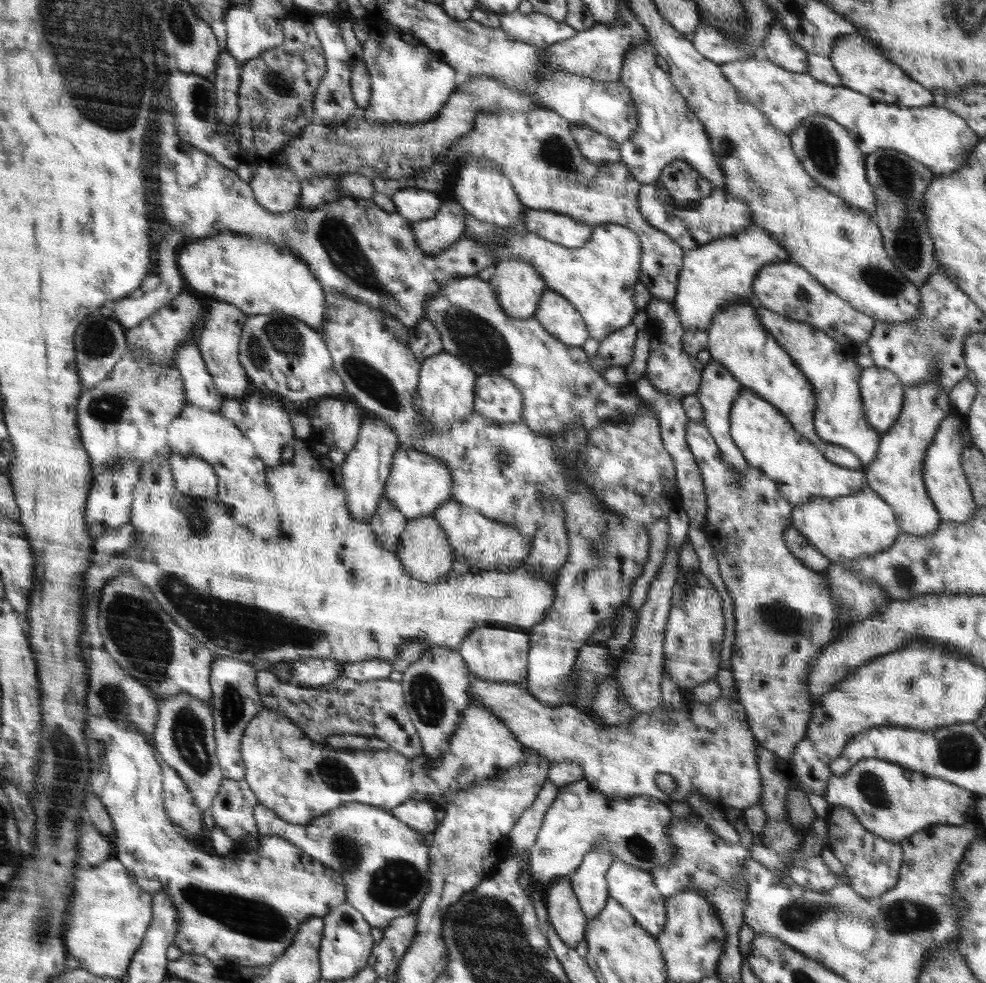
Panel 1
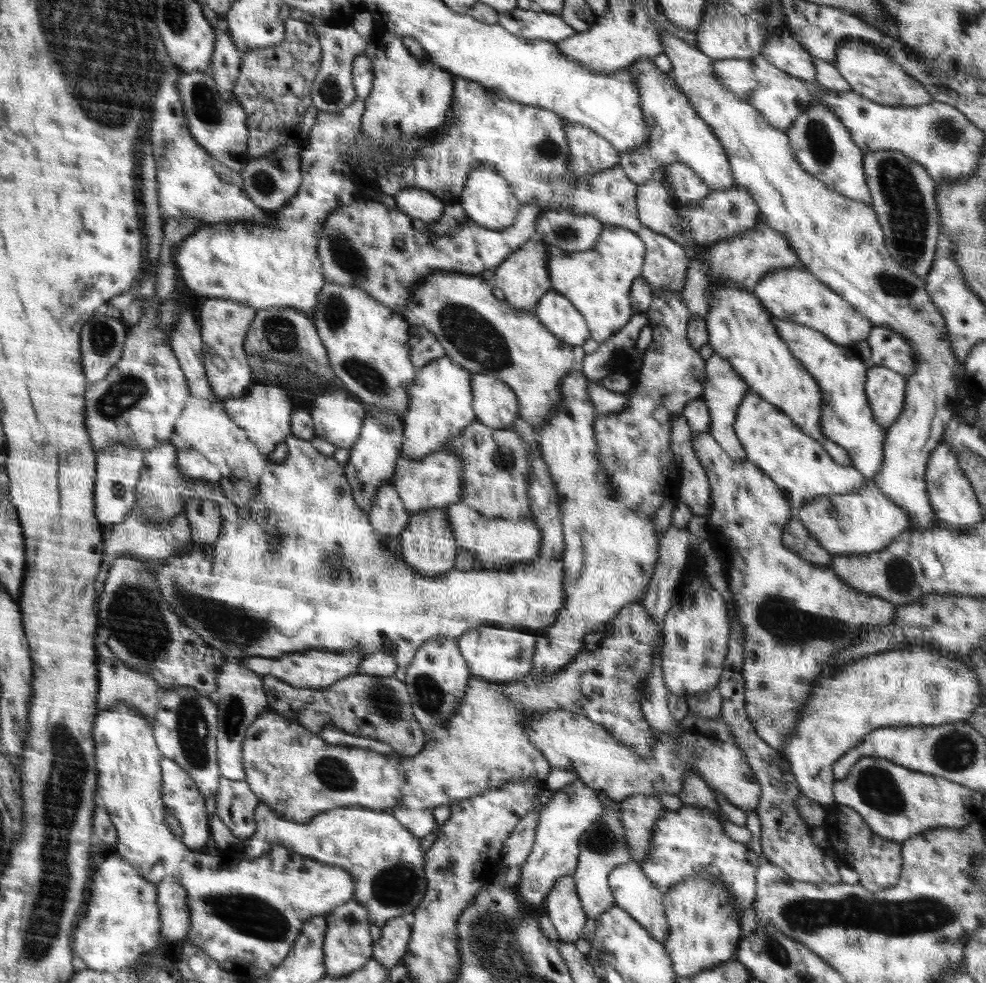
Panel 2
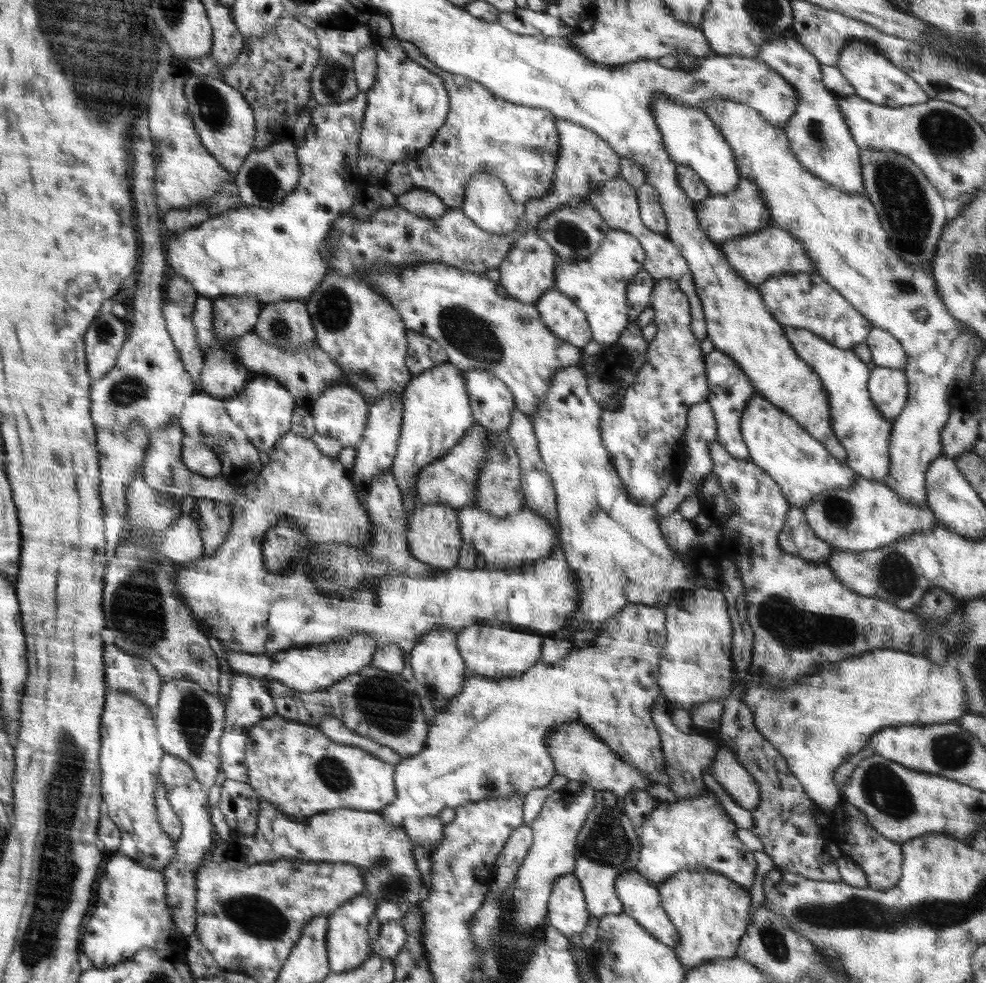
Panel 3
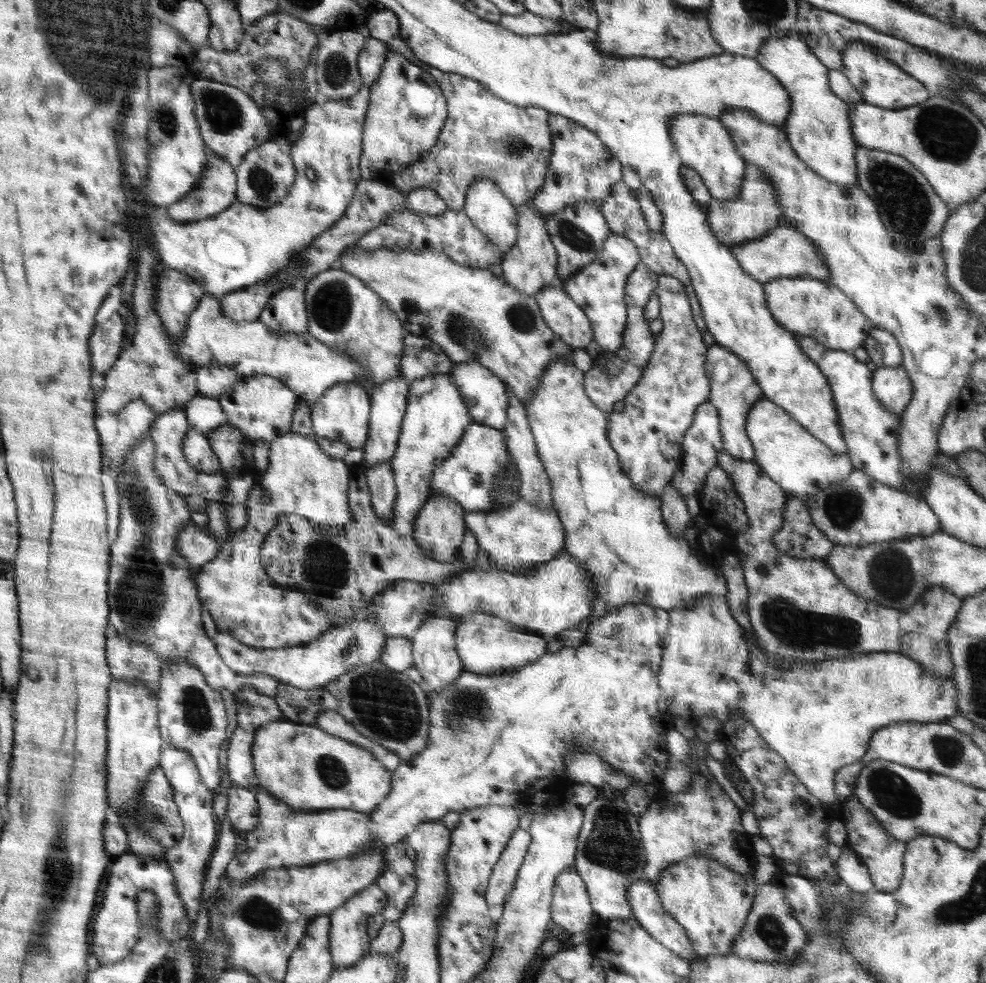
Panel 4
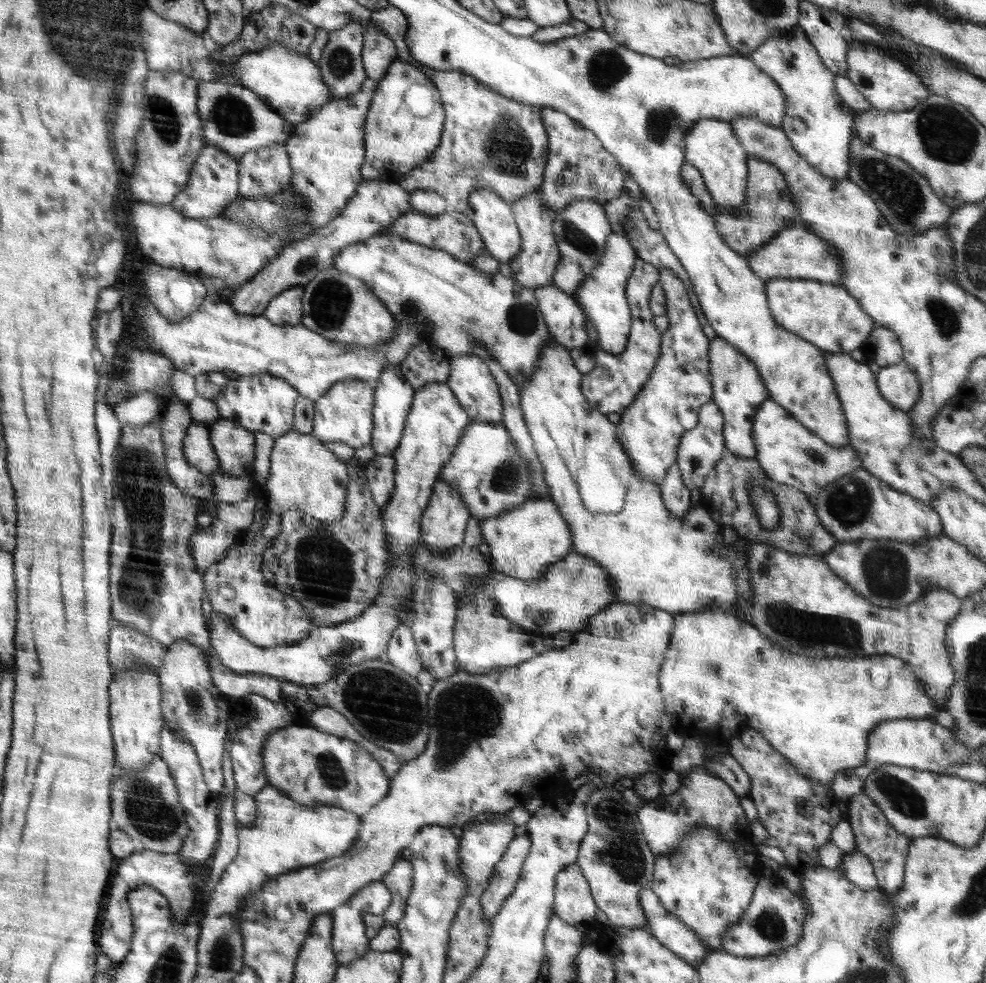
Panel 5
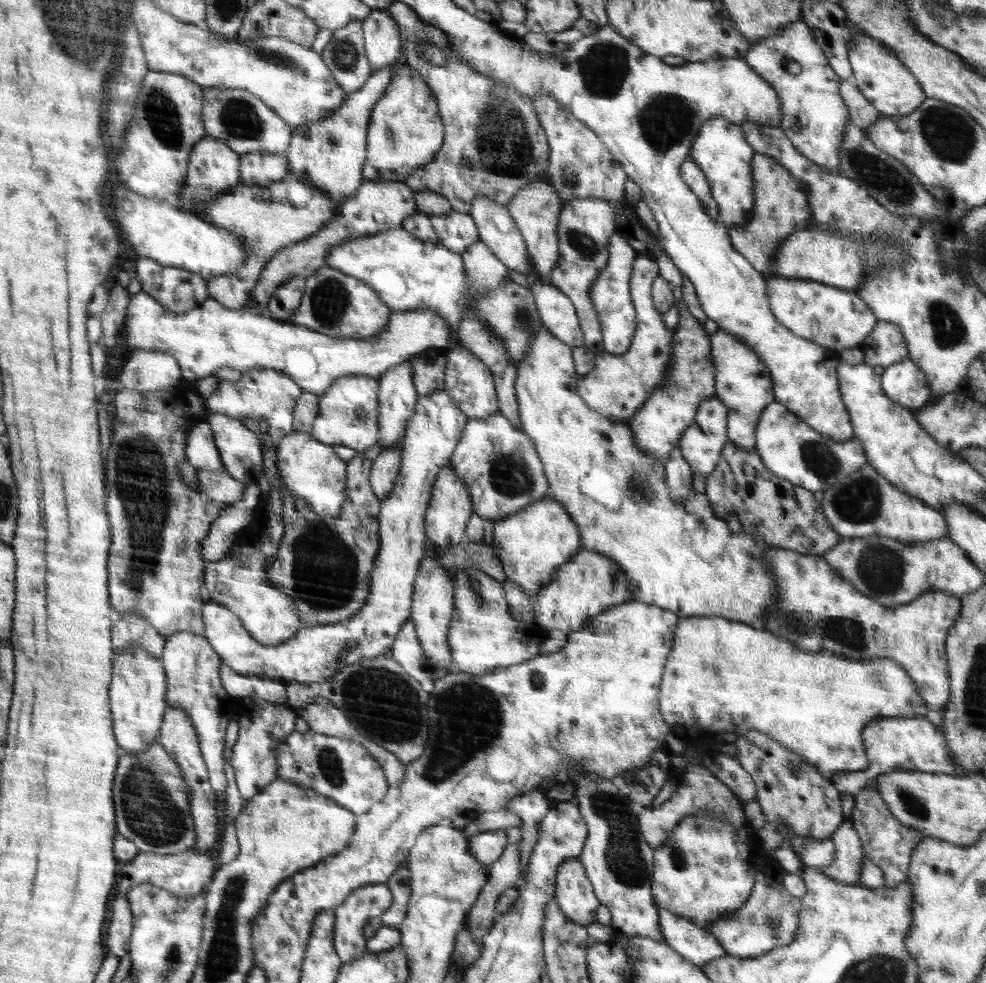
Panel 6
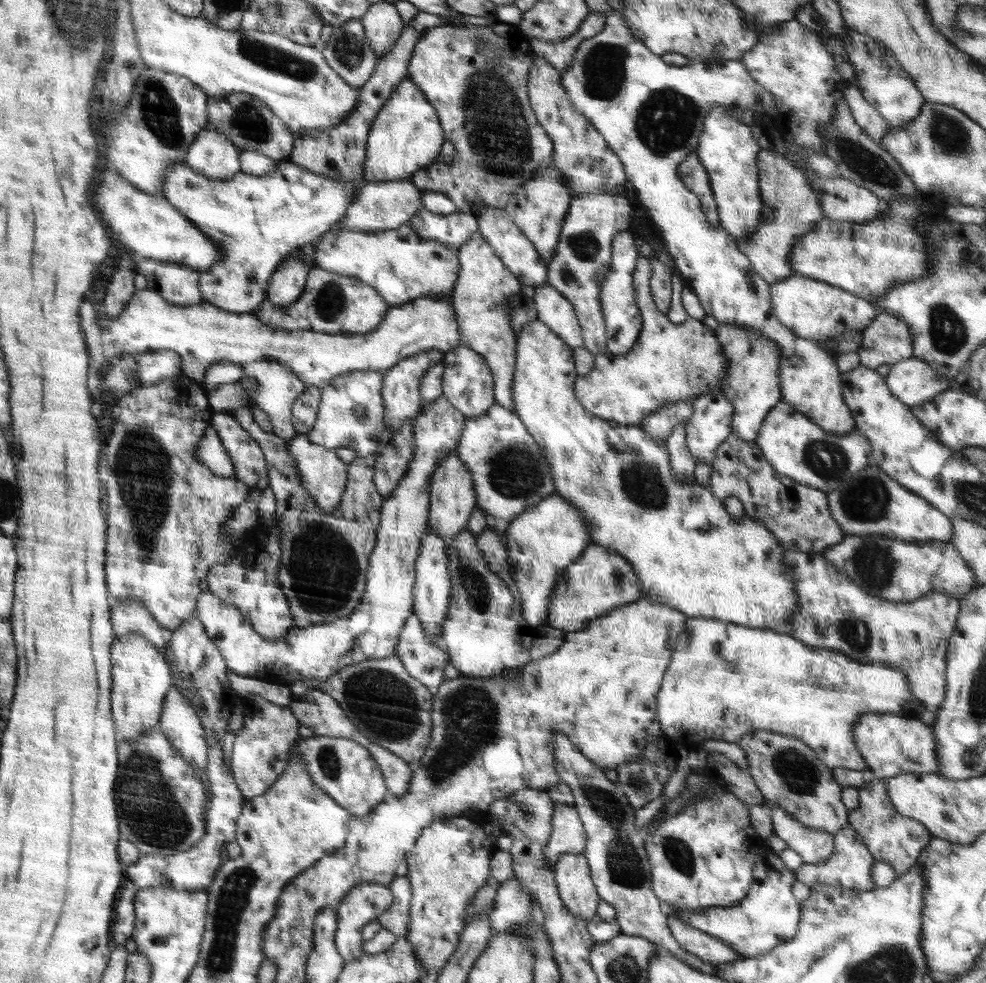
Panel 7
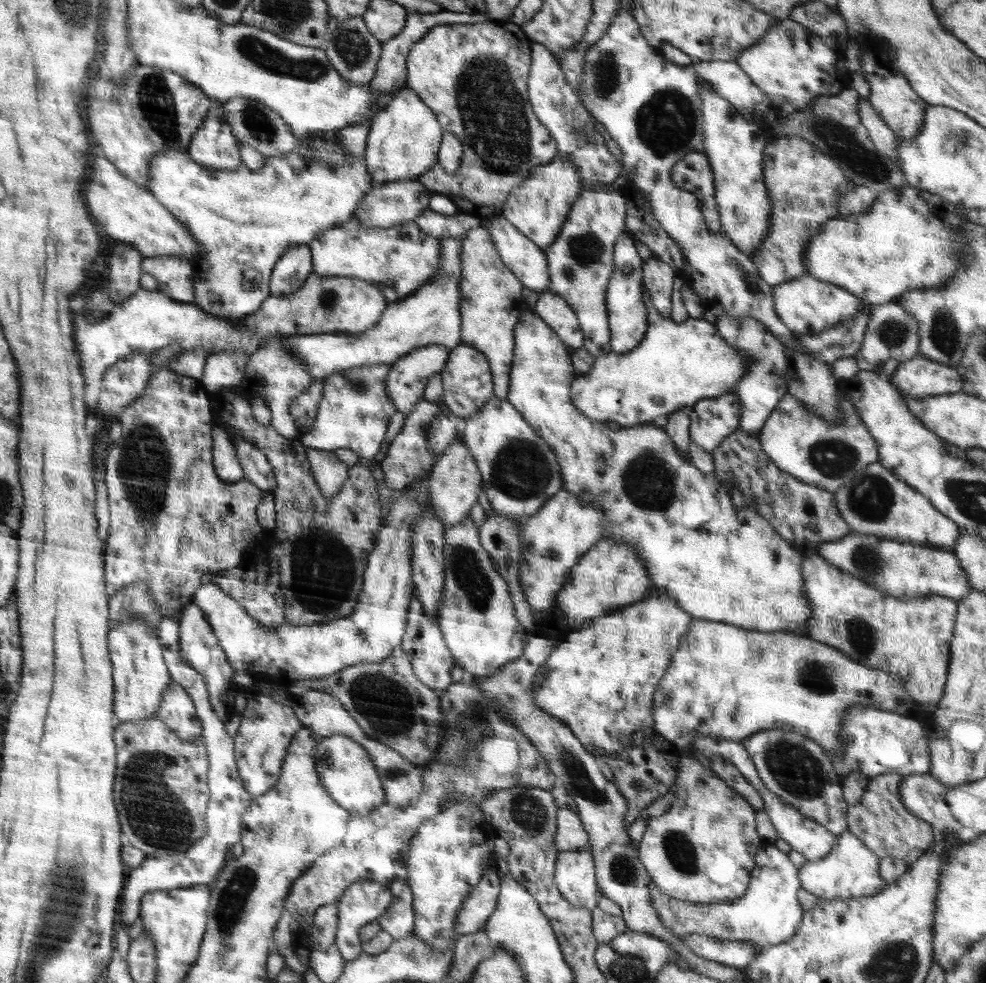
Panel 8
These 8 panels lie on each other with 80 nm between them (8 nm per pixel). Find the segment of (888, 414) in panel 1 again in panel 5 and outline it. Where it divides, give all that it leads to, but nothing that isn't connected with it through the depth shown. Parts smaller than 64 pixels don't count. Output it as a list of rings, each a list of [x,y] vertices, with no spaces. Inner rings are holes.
[[[904,361],[881,367],[877,373],[877,386],[880,395],[902,411],[909,411],[920,393],[920,381]]]

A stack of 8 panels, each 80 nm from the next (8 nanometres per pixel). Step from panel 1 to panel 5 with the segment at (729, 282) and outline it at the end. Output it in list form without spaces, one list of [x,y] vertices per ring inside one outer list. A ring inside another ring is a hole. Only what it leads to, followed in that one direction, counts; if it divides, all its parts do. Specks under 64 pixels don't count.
[[[803,225],[781,230],[778,234],[756,249],[754,254],[745,256],[750,271],[762,278],[764,283],[771,279],[809,279],[842,287],[842,260],[832,243],[812,234]]]

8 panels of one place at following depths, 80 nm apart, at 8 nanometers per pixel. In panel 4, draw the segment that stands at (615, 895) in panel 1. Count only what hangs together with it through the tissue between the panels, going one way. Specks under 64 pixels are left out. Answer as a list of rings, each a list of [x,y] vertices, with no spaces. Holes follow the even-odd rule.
[[[636,881],[628,888],[628,901],[633,916],[653,937],[666,948],[673,949],[681,957],[692,963],[696,960],[696,949],[685,931],[685,927],[675,919],[657,895],[651,882]]]

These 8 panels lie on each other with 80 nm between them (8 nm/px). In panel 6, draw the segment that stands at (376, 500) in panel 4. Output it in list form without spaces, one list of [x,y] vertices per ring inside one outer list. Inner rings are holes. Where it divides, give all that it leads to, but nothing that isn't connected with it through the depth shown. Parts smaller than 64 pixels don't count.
[[[403,439],[393,447],[382,449],[382,452],[373,460],[370,481],[373,491],[384,500],[396,486],[397,476],[404,456]]]

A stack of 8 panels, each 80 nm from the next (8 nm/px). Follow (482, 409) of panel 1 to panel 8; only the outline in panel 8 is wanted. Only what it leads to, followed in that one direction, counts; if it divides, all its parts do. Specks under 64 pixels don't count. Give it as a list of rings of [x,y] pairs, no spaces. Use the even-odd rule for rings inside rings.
[[[461,343],[453,348],[444,370],[439,373],[443,384],[443,400],[441,402],[461,421],[476,415],[494,396],[495,383],[488,358],[473,345]]]

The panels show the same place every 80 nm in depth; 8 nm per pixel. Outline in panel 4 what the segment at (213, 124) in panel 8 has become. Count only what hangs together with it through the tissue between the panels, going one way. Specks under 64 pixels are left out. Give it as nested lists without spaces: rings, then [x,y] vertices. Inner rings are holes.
[[[207,150],[209,164],[199,185],[184,199],[167,206],[169,216],[182,223],[210,218],[226,210],[236,198],[235,169]]]

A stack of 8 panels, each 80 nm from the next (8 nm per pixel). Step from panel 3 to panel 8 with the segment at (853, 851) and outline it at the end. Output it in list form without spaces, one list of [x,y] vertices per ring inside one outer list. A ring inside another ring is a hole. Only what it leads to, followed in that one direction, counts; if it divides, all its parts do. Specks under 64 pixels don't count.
[[[886,773],[875,776],[866,786],[856,805],[849,805],[846,811],[847,830],[857,836],[876,856],[906,861],[910,865],[926,853],[937,839],[937,833],[925,820],[914,816],[900,801],[900,787],[903,774]]]

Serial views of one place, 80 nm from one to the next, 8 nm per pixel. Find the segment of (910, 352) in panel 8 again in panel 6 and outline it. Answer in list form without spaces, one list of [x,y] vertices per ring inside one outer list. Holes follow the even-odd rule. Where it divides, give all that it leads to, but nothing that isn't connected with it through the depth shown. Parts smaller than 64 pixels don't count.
[[[878,321],[860,348],[865,356],[864,362],[872,368],[882,366],[885,369],[902,362],[908,354],[900,329],[888,321]]]

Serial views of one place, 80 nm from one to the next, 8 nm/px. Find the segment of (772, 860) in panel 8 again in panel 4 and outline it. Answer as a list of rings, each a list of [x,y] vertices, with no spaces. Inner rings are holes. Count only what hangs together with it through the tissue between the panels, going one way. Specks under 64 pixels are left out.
[[[769,882],[755,892],[755,899],[748,913],[745,927],[735,938],[732,953],[743,959],[792,964],[804,950],[806,943],[807,934],[796,920],[795,913],[792,912],[781,885]]]

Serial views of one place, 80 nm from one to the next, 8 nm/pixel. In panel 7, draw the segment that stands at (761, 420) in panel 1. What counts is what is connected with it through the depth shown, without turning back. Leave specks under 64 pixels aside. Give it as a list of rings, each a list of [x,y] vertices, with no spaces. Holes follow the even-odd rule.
[[[782,400],[767,412],[754,441],[778,474],[826,493],[866,468],[871,460],[870,441],[857,428],[844,436],[826,432]]]

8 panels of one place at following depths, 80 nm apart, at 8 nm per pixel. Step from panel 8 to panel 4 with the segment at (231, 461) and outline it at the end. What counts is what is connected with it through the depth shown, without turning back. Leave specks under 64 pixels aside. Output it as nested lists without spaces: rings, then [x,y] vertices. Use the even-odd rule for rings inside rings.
[[[189,430],[185,436],[184,455],[198,472],[215,474],[222,470],[221,461],[213,451],[209,437],[202,432]]]

